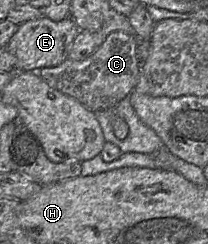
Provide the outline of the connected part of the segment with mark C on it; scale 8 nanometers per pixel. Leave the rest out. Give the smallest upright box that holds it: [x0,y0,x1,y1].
[38,31,139,112]

